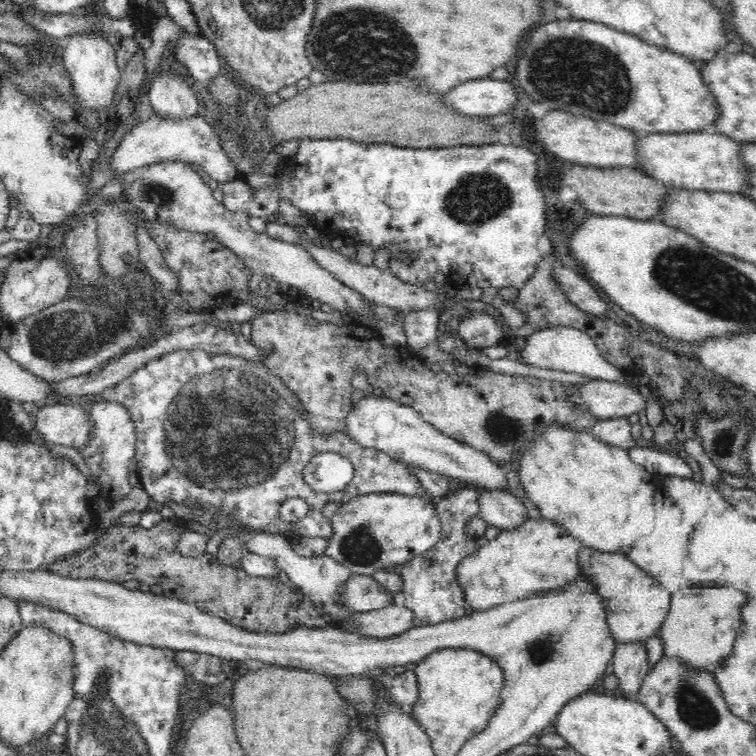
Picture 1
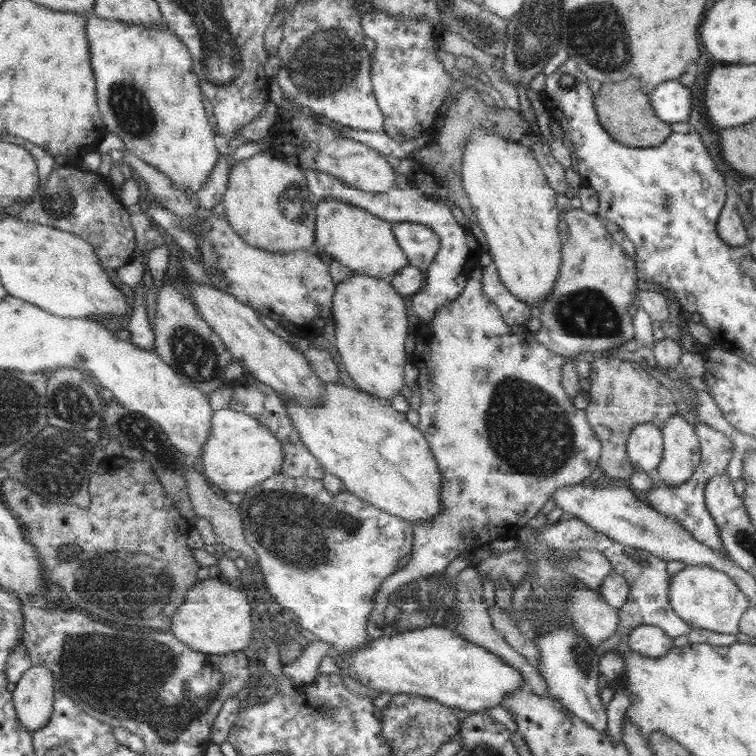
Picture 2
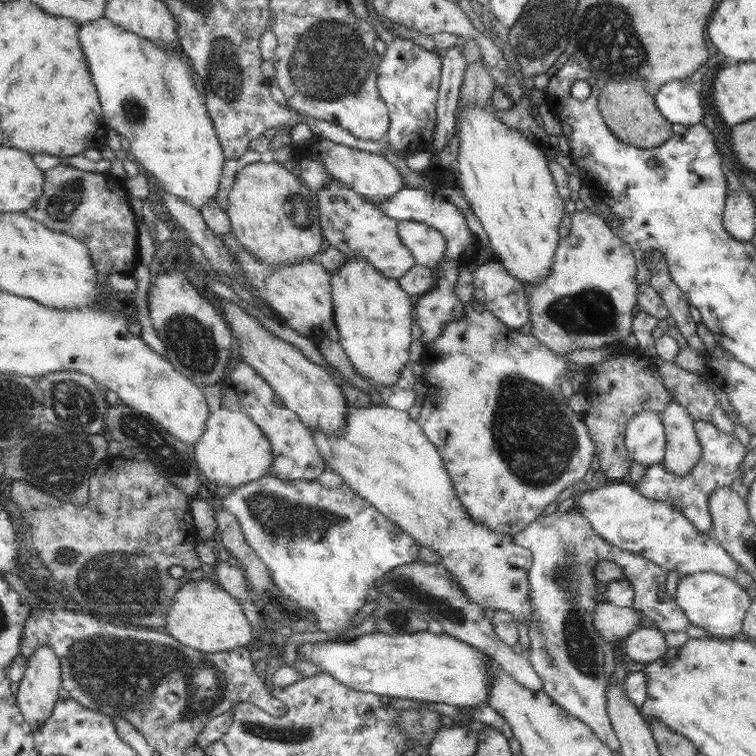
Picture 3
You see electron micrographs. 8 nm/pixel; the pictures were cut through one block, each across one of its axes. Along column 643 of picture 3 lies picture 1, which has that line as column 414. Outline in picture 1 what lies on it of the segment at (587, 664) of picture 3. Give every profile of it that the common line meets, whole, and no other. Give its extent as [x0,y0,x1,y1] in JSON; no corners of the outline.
[395,487,481,625]

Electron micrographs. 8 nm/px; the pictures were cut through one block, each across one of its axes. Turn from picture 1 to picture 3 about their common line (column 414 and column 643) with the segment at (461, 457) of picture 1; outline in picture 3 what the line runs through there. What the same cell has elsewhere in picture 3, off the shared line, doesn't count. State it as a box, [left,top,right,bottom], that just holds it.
[625,410,666,468]

